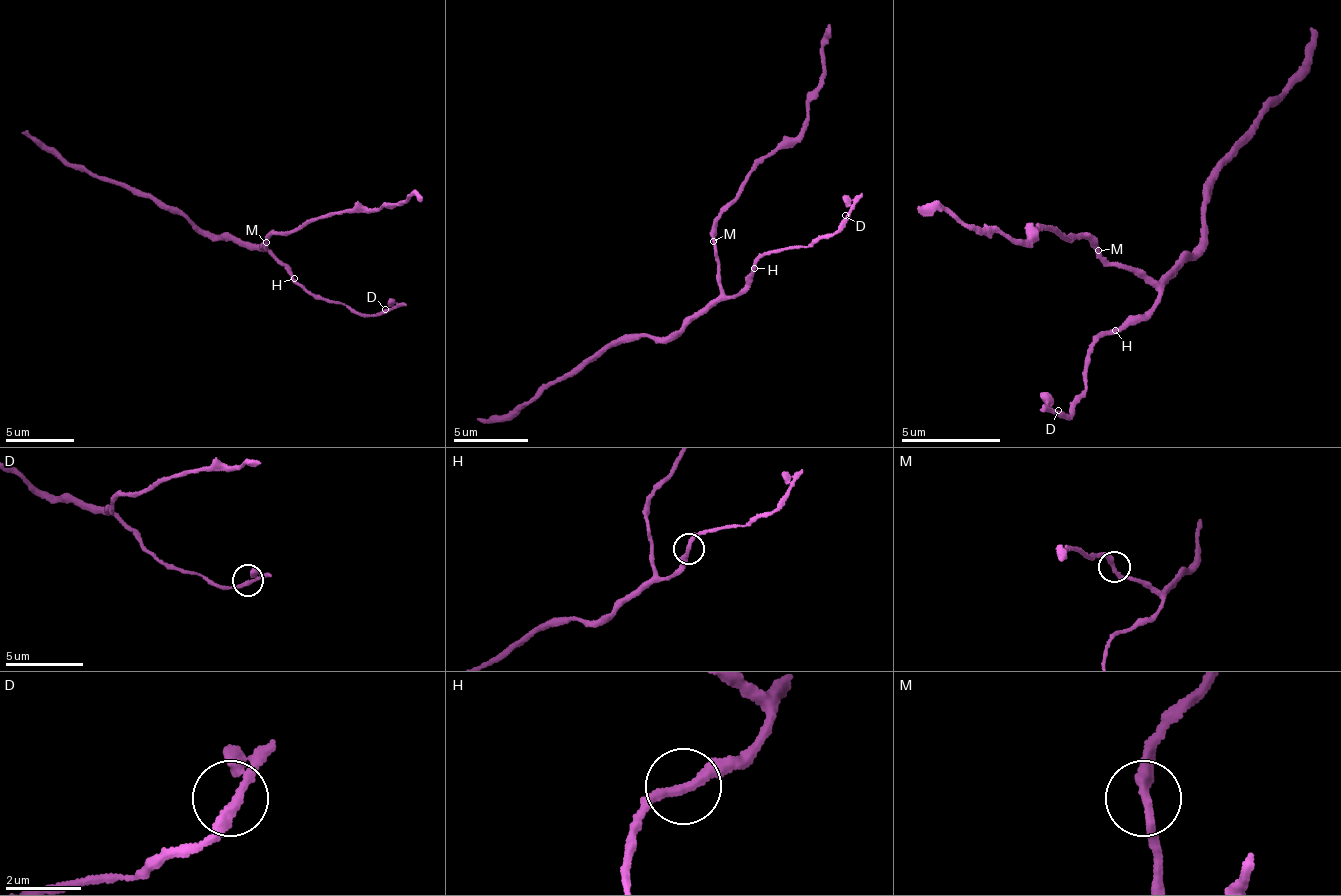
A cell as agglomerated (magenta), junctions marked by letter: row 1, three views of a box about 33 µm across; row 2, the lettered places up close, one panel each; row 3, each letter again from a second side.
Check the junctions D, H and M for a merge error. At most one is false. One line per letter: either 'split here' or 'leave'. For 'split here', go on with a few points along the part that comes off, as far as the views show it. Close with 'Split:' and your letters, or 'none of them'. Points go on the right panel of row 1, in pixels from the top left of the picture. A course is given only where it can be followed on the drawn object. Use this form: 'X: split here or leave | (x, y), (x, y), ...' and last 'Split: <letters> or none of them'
D: leave
H: leave
M: leave
Split: none of them

